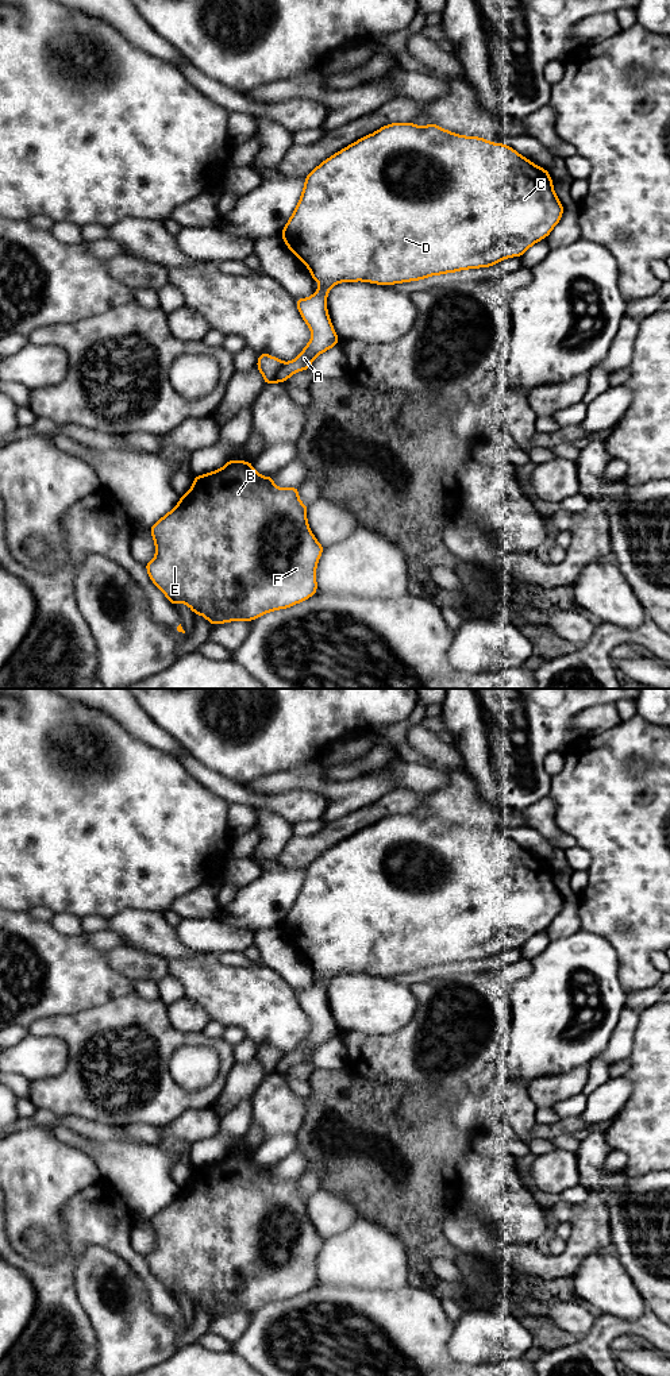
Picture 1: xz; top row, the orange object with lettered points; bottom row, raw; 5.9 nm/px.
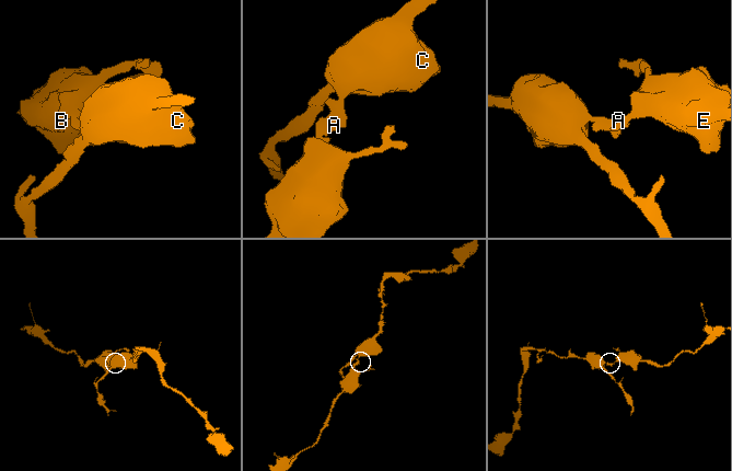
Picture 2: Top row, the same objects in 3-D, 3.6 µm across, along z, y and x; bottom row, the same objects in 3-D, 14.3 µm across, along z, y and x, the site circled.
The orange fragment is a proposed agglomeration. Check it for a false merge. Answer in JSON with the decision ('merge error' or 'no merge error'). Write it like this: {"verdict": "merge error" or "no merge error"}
{"verdict": "merge error"}

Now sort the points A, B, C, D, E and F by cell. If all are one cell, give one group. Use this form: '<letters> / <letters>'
A C D / B E F

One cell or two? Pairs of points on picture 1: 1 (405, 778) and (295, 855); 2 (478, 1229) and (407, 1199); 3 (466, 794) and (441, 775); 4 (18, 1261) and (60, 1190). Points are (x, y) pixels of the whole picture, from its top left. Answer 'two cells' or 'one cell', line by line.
1: two cells
2: two cells
3: two cells
4: two cells

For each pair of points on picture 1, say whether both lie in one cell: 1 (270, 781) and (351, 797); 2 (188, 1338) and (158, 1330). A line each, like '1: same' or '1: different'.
1: same
2: different

